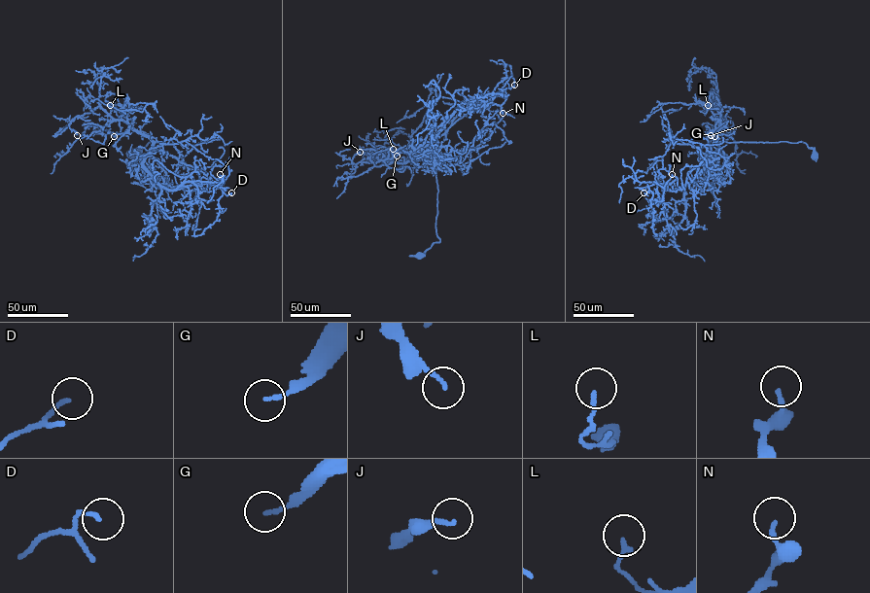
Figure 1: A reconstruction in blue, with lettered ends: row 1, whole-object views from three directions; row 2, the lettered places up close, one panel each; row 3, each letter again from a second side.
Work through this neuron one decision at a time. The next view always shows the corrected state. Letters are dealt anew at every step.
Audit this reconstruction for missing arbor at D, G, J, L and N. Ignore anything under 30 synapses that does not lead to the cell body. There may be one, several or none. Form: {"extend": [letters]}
{"extend": ["G"]}

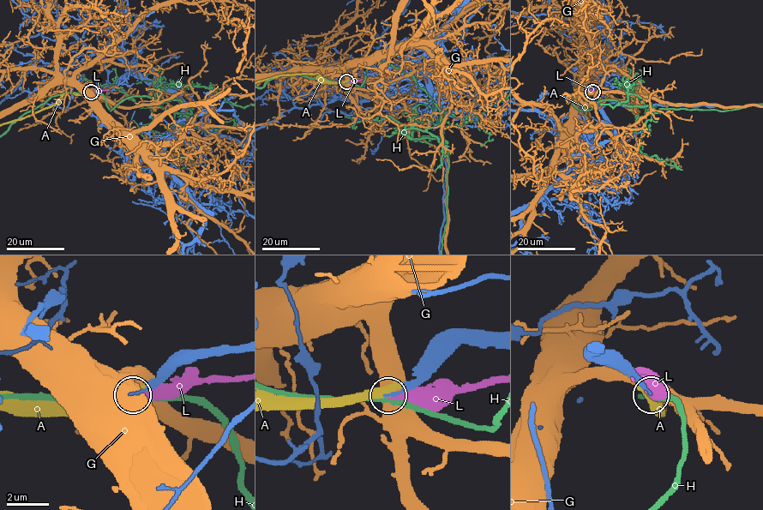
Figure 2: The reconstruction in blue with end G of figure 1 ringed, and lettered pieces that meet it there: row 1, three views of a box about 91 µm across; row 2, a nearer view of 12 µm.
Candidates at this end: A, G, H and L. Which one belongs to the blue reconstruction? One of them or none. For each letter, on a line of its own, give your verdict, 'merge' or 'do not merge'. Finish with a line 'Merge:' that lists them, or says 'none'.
A: merge
G: do not merge
H: do not merge
L: do not merge
Merge: A

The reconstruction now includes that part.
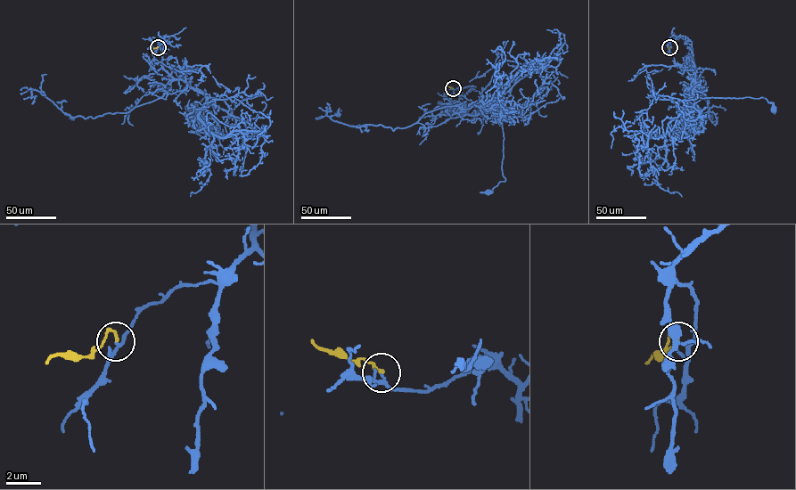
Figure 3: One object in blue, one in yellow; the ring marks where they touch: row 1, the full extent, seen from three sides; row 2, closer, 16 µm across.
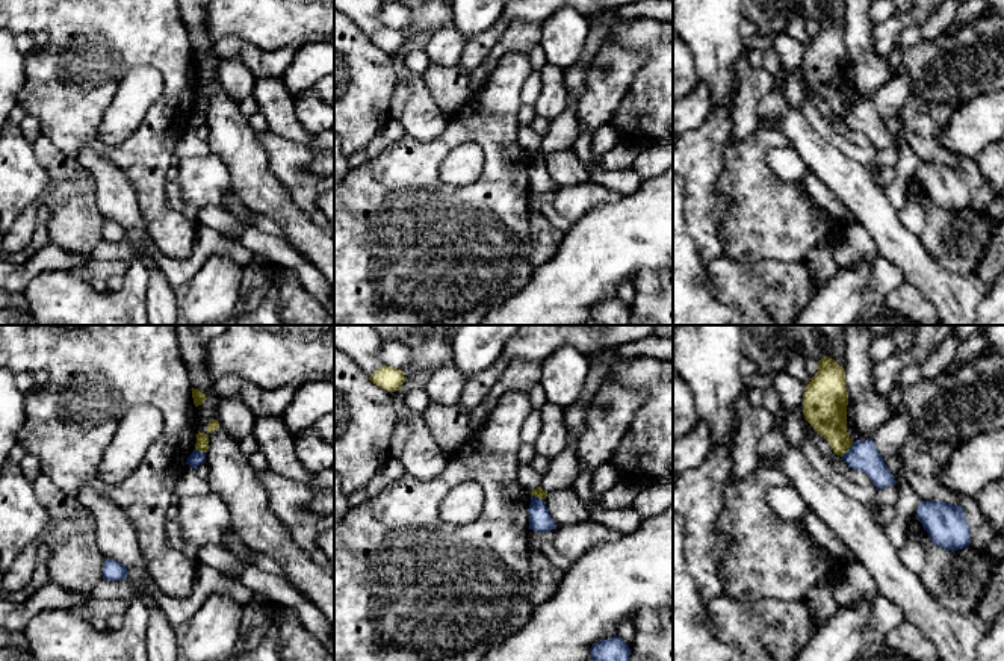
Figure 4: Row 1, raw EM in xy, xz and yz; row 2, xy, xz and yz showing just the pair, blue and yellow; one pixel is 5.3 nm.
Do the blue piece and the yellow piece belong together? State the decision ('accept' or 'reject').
reject

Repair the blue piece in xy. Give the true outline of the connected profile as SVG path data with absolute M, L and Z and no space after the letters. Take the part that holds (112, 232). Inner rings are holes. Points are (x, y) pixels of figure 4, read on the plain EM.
M106 221L103 227L103 241L121 242L127 239L127 228L118 222Z

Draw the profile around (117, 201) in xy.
M82 147L76 160L94 177L97 207L104 219L124 225L126 241L130 244L141 245L151 239L139 212L136 192L126 174L91 147Z

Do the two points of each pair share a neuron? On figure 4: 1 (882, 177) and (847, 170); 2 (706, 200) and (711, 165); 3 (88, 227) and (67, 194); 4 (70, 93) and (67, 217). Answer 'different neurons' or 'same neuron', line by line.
1: different neurons
2: same neuron
3: same neuron
4: different neurons

